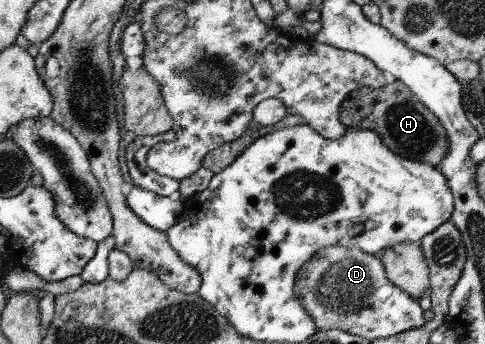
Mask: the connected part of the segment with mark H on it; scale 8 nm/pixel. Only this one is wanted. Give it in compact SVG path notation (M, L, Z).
M390 79L380 87L362 87L350 93L340 106L340 121L348 127L358 127L376 132L382 143L396 155L412 161L424 161L437 167L448 153L448 137L436 115L424 107L408 86L400 80Z

